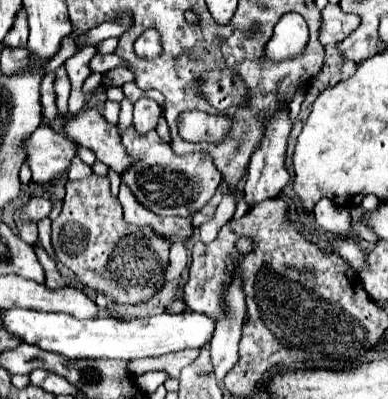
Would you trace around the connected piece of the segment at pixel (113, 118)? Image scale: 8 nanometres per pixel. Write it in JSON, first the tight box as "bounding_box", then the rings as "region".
{"bounding_box":[103,101,119,125],"region":[[[105,101],[105,109],[103,109],[103,115],[109,123],[117,125],[117,115],[119,115],[119,103],[117,101]]]}

